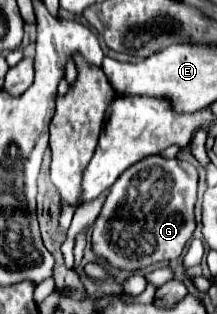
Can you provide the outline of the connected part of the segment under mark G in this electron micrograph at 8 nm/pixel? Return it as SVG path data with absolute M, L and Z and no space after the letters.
M144 158L144 162L136 162L118 178L104 202L94 224L94 252L100 254L108 266L120 270L138 270L178 258L196 230L196 194L196 168L188 166L188 170L184 170L178 160L166 158Z

